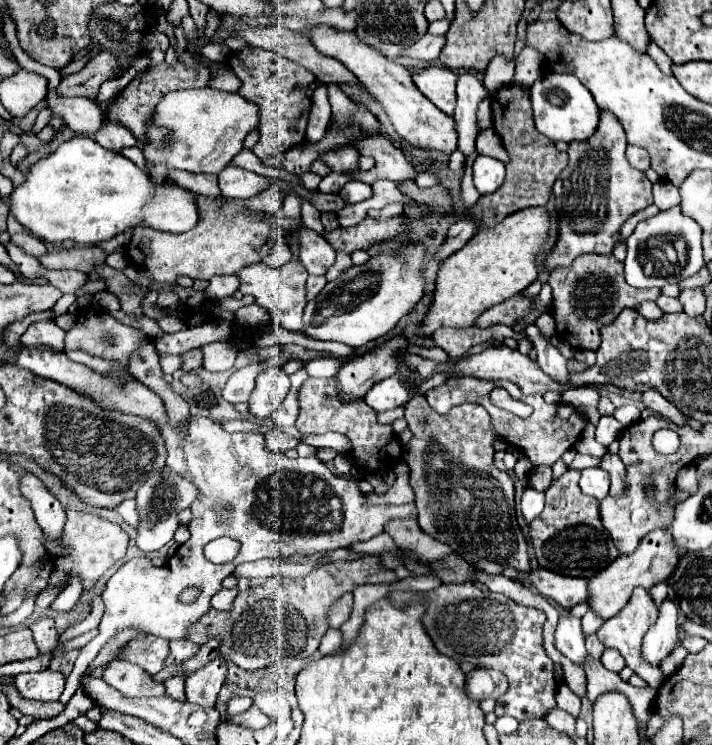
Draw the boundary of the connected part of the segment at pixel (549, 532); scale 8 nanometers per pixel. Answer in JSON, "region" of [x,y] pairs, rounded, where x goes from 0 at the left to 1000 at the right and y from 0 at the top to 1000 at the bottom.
{"region":[[[801,628],[787,642],[775,644],[767,658],[767,679],[753,698],[744,701],[744,722],[753,752],[761,762],[792,773],[829,776],[868,749],[868,738],[848,711],[840,690],[840,671],[815,660],[815,631]]]}

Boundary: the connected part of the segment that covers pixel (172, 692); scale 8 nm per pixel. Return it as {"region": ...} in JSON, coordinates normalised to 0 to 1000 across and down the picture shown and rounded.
{"region":[[[242,907],[230,915],[230,921],[233,921],[233,934],[253,940],[253,942],[261,940],[261,934],[258,934],[258,907]]]}

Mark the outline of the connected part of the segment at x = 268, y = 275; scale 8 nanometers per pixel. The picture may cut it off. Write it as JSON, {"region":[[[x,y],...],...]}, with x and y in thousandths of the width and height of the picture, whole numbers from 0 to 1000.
{"region":[[[407,349],[396,360],[379,360],[374,354],[351,354],[334,365],[337,370],[337,392],[357,397],[357,408],[371,413],[379,421],[379,432],[385,438],[396,438],[402,443],[424,440],[424,419],[430,411],[430,373],[433,365],[419,349]]]}

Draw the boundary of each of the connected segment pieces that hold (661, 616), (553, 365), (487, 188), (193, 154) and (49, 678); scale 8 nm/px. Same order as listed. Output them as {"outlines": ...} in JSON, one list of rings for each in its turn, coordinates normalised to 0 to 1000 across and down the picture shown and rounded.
{"outlines":[[[[935,803],[924,819],[921,835],[913,840],[913,846],[904,854],[902,864],[902,881],[916,891],[924,894],[924,889],[947,870],[952,862],[952,813]]],[[[747,435],[742,440],[736,440],[736,446],[742,448],[742,454],[747,456],[747,464],[756,472],[756,491],[779,509],[782,513],[792,515],[799,509],[799,497],[796,495],[796,483],[772,462],[772,456],[767,456],[758,443]]],[[[671,209],[666,215],[666,250],[674,260],[691,260],[708,244],[708,220],[688,209]]],[[[295,117],[247,121],[230,129],[211,156],[205,169],[208,191],[202,193],[205,220],[213,228],[216,242],[228,242],[233,228],[309,234],[309,228],[315,228],[340,201],[346,180],[357,172],[362,172],[362,145],[337,126]]],[[[73,899],[22,905],[20,913],[25,932],[37,940],[51,940],[51,942],[81,940],[93,918],[93,907],[87,902],[73,902]]]]}

